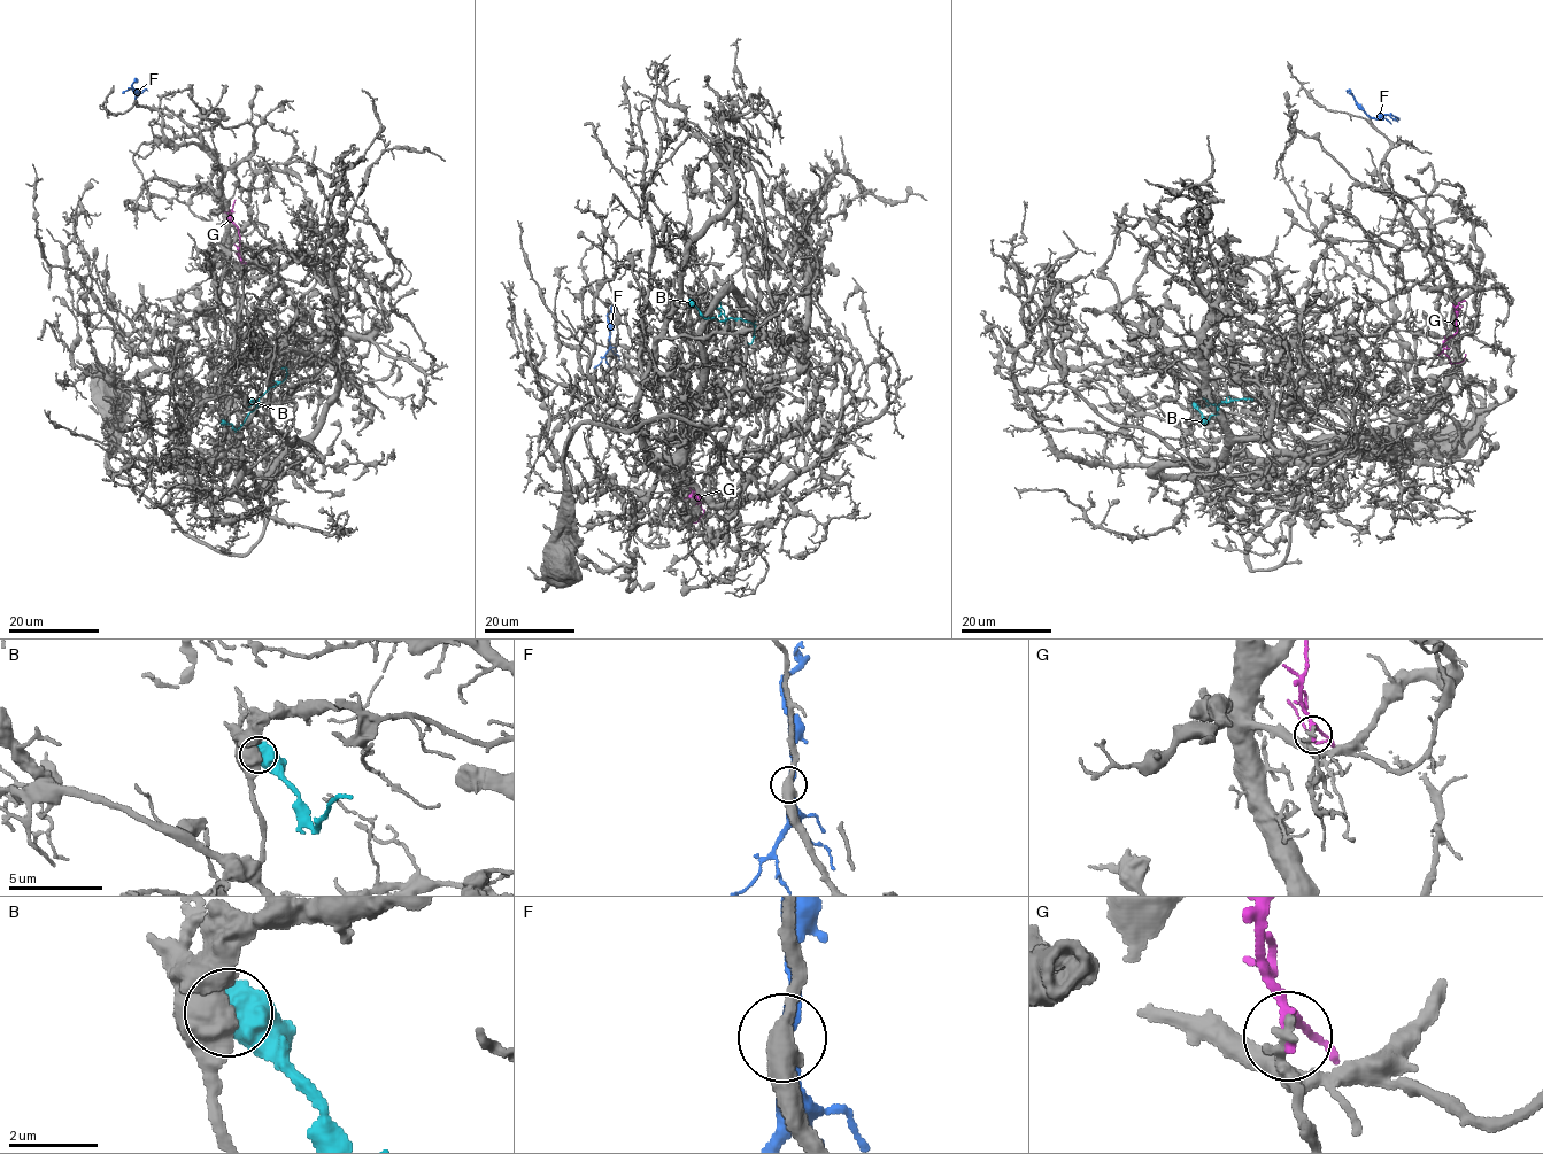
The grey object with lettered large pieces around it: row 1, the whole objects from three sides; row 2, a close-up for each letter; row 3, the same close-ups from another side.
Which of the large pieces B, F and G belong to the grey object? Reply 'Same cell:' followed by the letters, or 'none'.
Same cell: F

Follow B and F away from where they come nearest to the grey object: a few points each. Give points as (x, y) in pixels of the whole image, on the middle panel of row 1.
B: (692, 299), (703, 317), (722, 322), (739, 318), (754, 325), (753, 340), (747, 342)
F: (608, 339), (607, 316), (612, 304)

